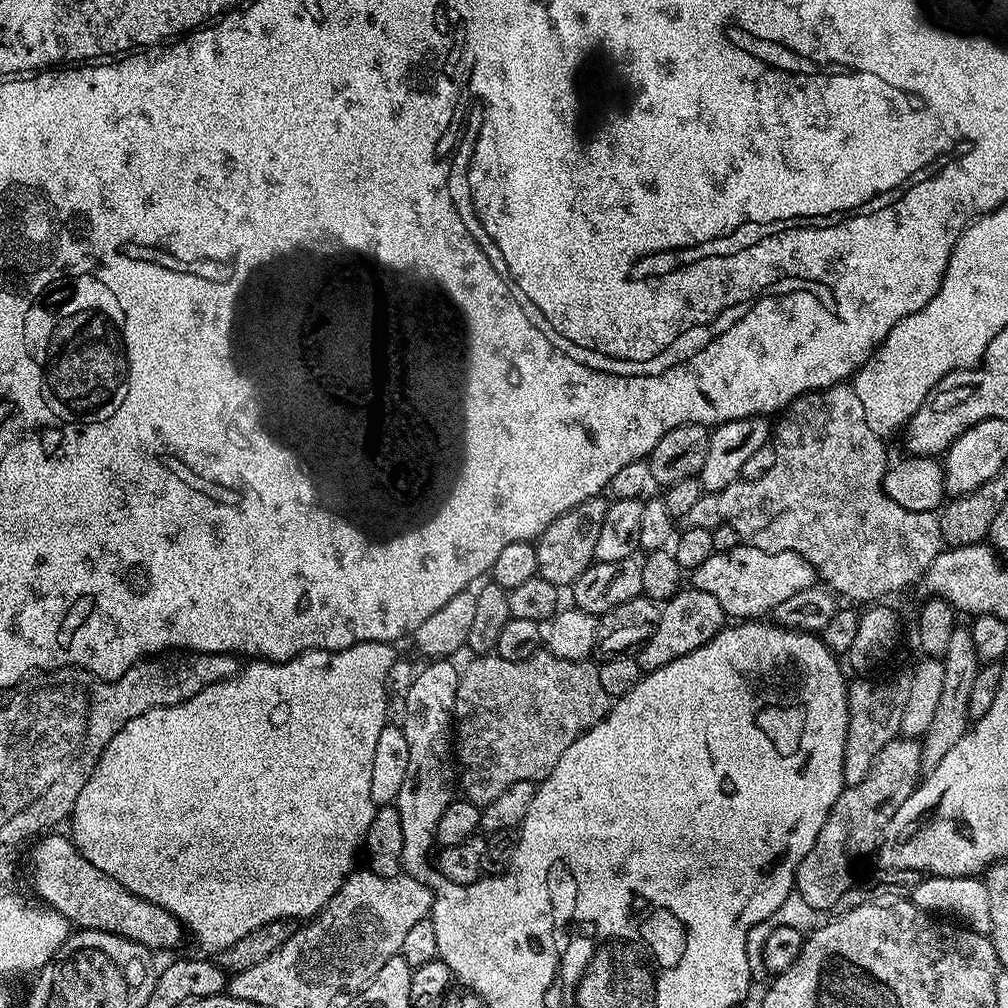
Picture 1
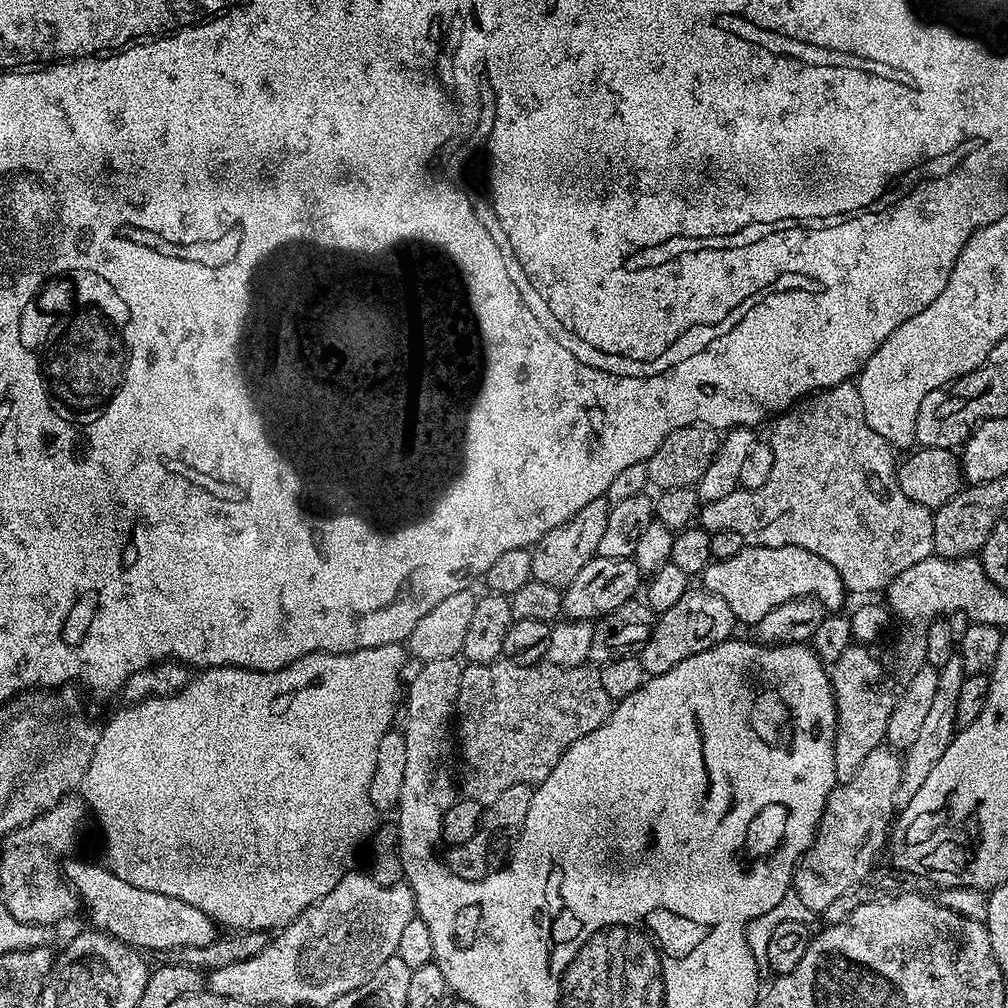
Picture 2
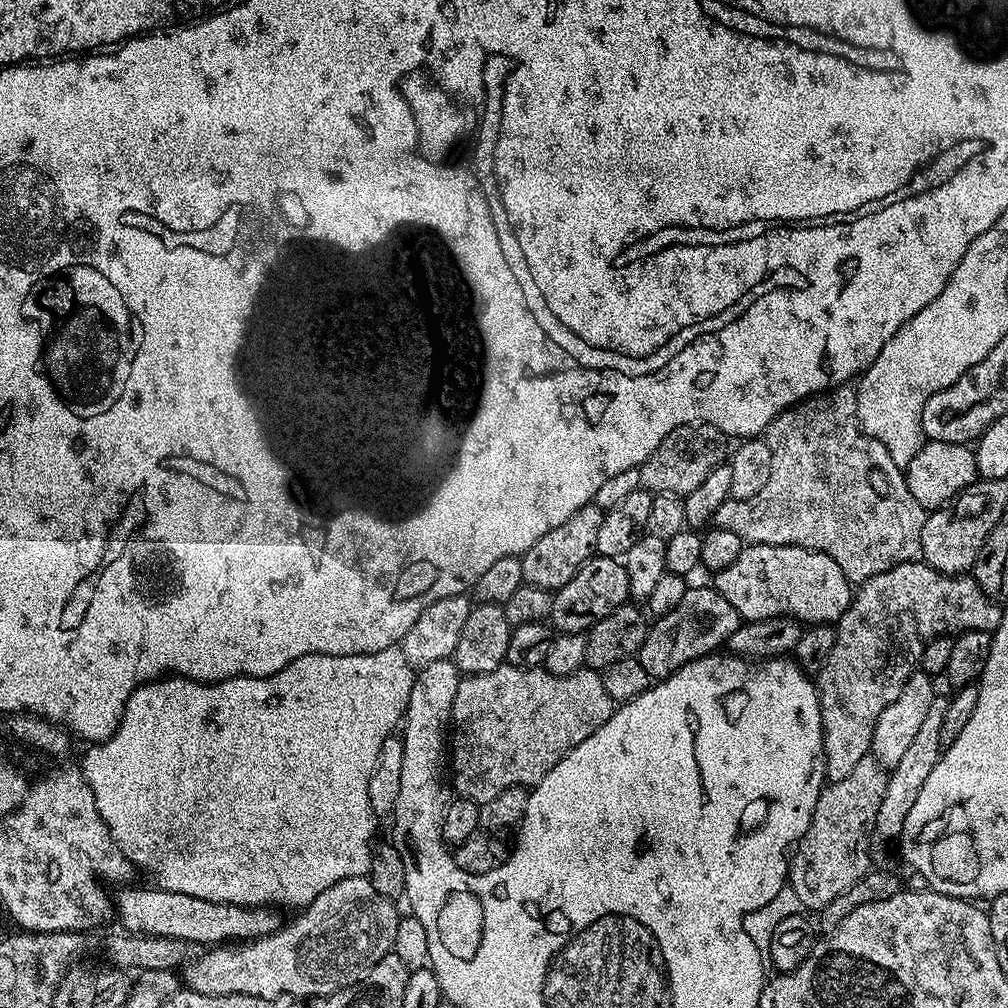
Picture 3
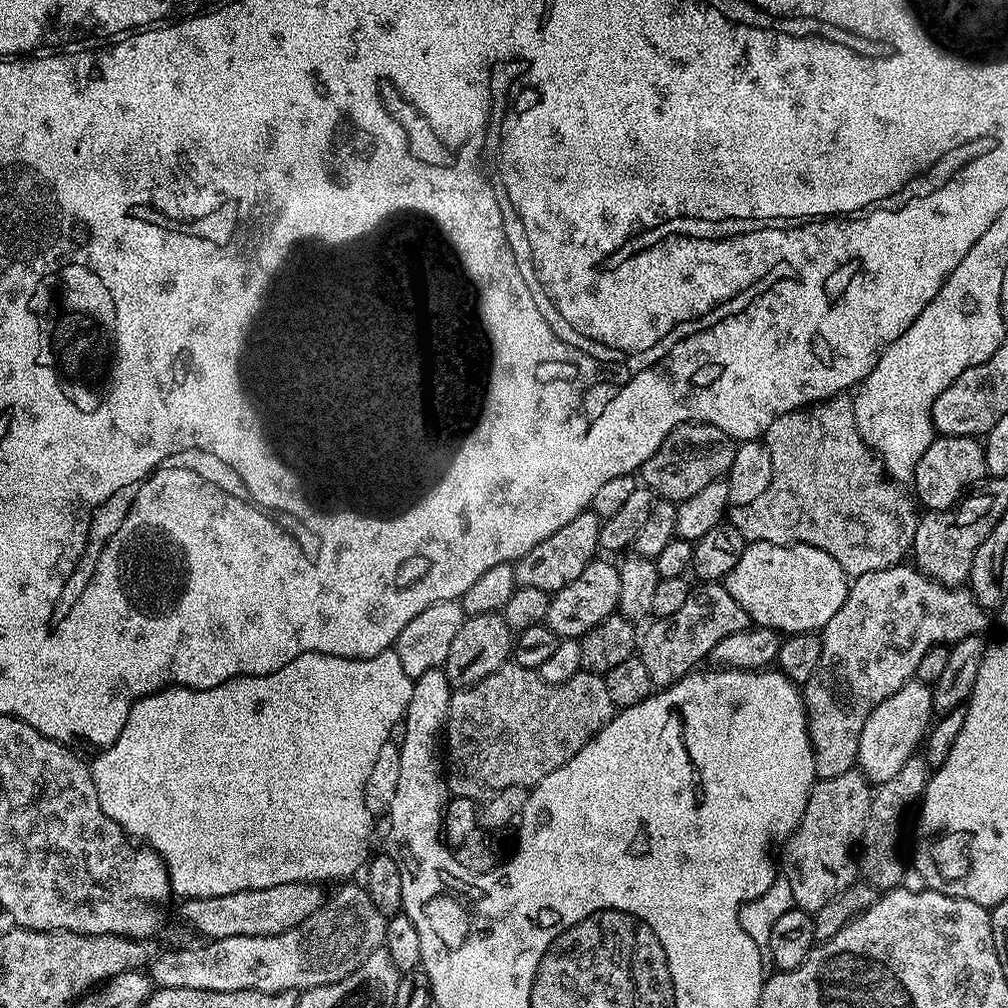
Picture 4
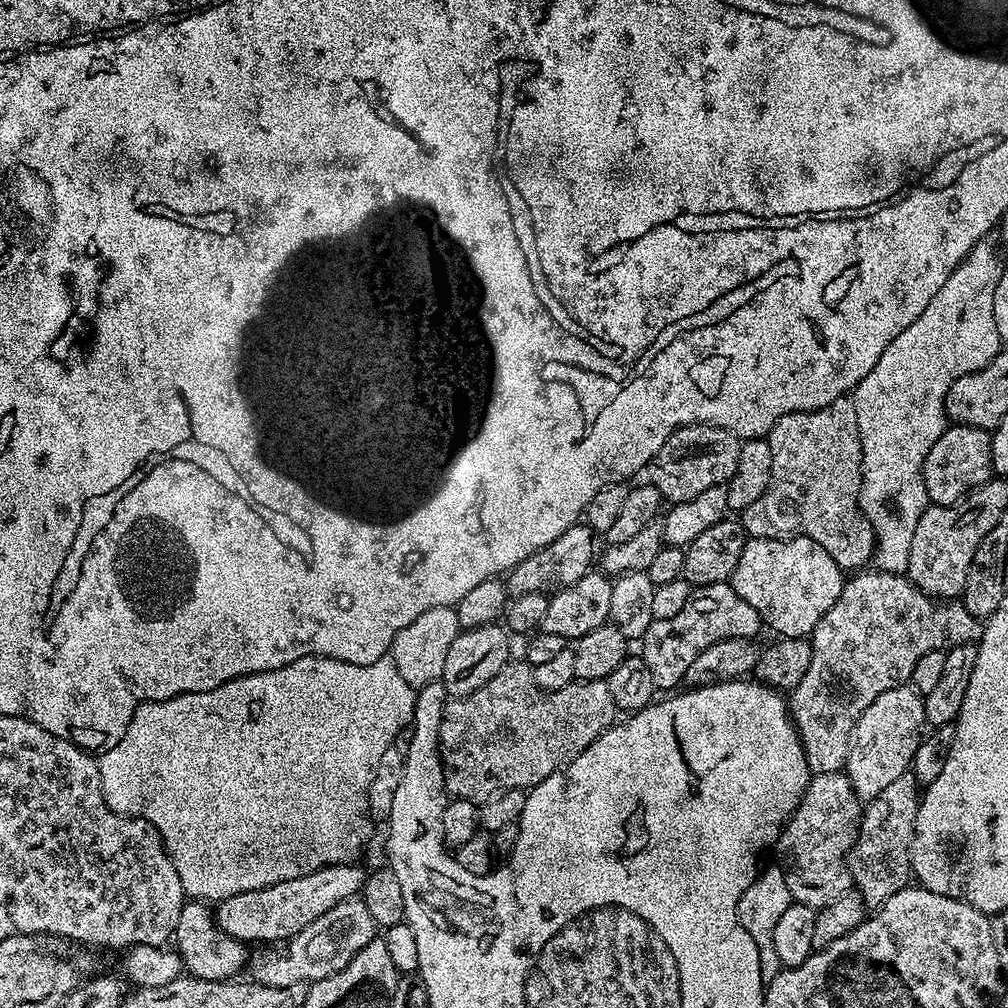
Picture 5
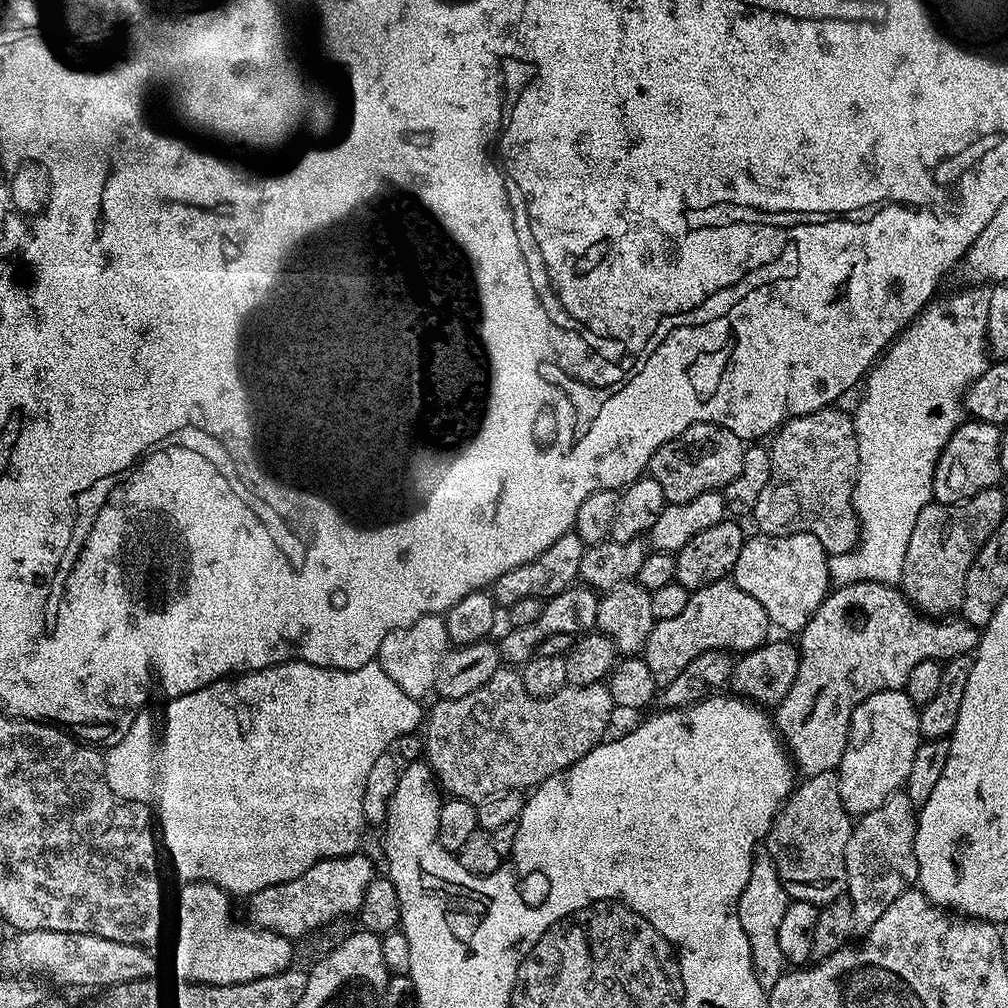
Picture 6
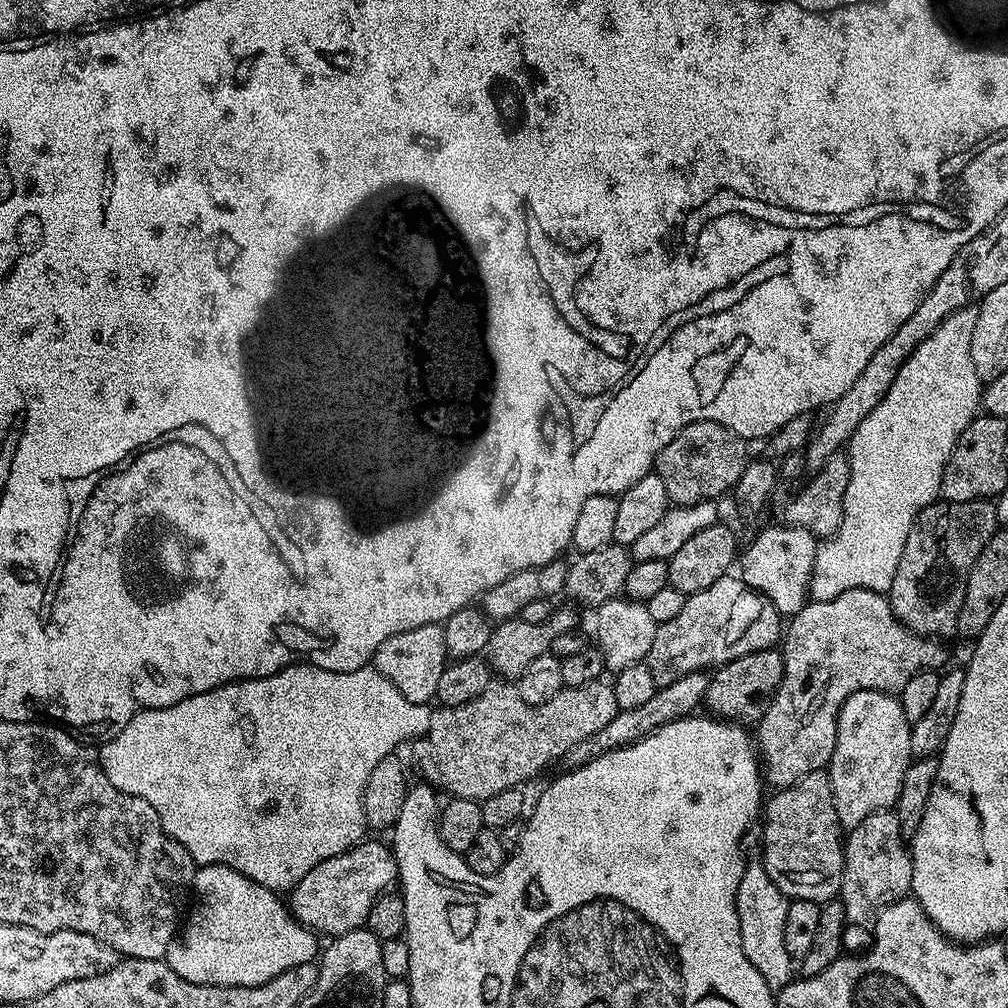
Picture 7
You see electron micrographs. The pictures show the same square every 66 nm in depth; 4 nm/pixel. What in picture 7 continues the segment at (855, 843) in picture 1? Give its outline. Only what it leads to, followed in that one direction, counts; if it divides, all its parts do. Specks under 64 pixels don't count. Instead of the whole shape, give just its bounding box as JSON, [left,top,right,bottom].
[762,771,844,902]

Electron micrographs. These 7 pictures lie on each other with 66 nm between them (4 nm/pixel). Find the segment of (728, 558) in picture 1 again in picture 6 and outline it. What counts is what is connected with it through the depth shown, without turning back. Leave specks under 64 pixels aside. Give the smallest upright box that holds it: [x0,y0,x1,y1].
[730,532,830,634]

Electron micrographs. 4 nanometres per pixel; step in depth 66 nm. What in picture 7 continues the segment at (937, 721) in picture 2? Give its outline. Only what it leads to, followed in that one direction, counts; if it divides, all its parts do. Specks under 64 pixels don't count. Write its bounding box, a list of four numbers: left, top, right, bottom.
[839,810,912,921]

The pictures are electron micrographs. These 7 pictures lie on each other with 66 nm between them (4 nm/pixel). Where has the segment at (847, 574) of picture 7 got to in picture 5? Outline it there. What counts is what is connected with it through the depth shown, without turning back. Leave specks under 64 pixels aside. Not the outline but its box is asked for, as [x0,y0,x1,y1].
[850,238,1006,574]

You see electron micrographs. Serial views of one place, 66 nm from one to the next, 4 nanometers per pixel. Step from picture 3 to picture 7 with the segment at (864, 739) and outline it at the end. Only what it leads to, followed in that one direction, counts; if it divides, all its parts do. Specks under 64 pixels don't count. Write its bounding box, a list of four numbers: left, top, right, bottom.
[754,588,949,790]

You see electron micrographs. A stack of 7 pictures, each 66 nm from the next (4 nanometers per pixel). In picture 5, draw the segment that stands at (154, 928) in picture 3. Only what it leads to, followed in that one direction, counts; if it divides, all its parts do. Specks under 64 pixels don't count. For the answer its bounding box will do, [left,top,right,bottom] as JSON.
[214,862,366,942]

